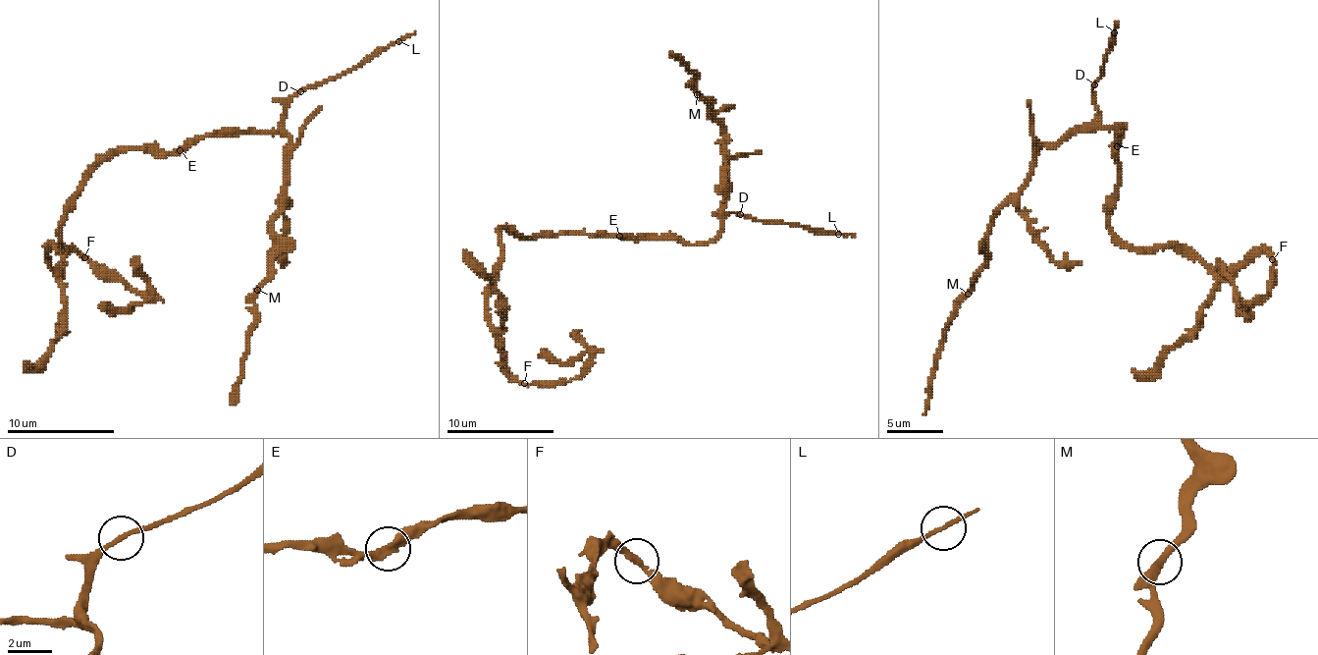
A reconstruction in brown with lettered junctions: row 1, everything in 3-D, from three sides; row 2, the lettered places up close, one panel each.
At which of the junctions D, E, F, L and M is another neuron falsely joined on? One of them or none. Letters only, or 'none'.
none

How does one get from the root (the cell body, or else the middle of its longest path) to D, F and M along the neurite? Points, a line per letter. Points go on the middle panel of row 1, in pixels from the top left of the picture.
D: (608, 234), (708, 245), (720, 231), (720, 221), (726, 215), (731, 212), (739, 215)
F: (608, 234), (500, 231), (488, 325), (506, 370), (525, 384)
M: (608, 234), (708, 245), (720, 231), (720, 201), (728, 191), (723, 130), (712, 119), (712, 108), (697, 94)

